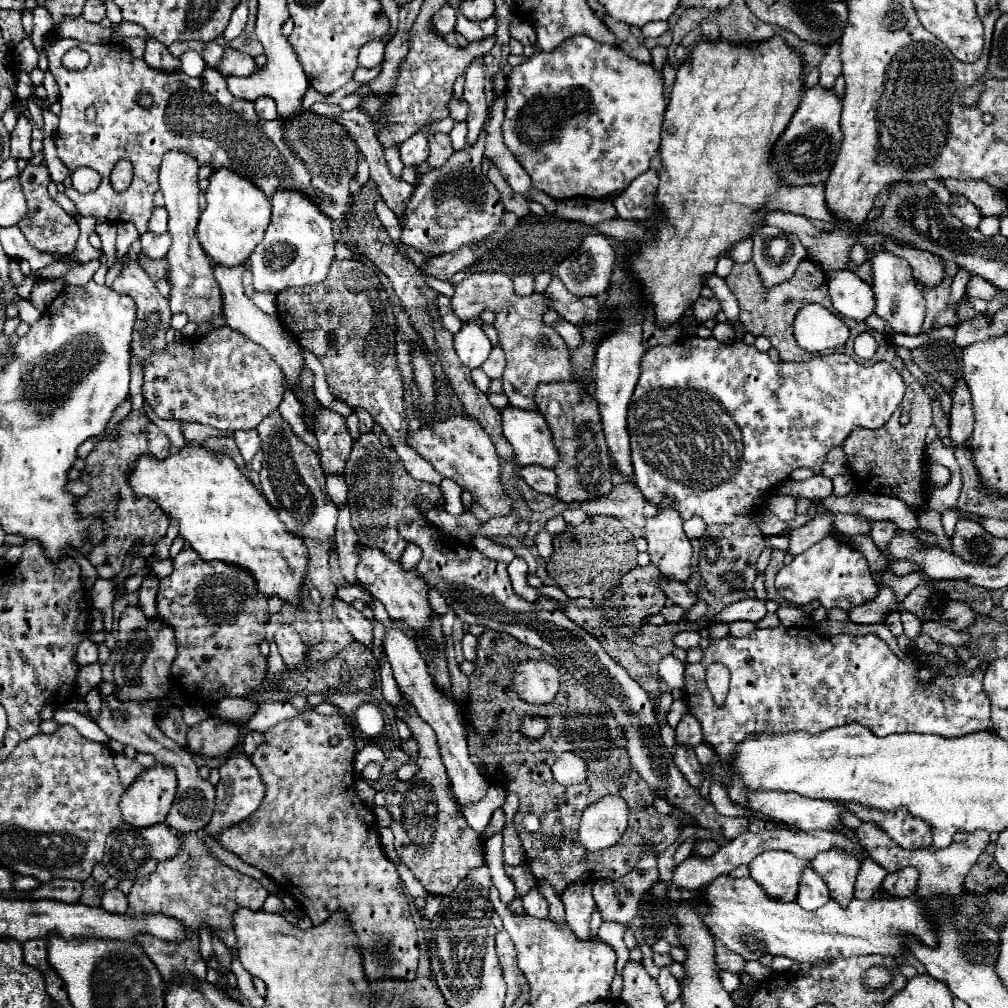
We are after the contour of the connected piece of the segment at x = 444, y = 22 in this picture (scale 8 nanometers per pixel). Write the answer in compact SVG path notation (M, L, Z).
M442 6L442 10L436 12L430 22L430 30L440 36L450 34L454 30L454 26L456 26L456 12L450 6Z

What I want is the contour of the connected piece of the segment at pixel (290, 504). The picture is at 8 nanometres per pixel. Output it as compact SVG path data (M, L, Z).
M272 412L268 418L264 418L256 432L260 434L260 448L264 452L264 464L260 470L262 492L278 510L280 520L300 538L330 540L334 536L338 508L326 494L326 480L318 454L294 434L294 430L282 420L280 412Z

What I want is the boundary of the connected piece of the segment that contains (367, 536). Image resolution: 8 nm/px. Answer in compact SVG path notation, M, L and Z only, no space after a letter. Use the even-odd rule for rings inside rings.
M372 432L362 434L354 446L344 468L344 480L348 484L348 502L352 510L352 526L360 536L360 542L368 548L382 550L390 560L398 560L406 548L406 542L398 536L396 522L400 518L416 518L432 510L440 498L440 486L428 482L416 482L408 478L402 460L392 448L382 446Z

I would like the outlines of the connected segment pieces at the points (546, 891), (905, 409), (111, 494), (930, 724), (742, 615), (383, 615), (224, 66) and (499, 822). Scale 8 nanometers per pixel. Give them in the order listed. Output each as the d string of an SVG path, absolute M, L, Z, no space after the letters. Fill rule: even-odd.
M540 882L538 888L544 894L544 898L548 900L548 914L550 914L548 918L554 918L554 922L564 924L564 906L562 906L562 900L558 898L558 894L554 892L554 888L548 882Z
M844 319L850 328L851 336L846 343L839 348L839 351L848 356L858 359L853 349L853 339L861 332L870 332L876 342L878 342L878 352L874 354L872 360L856 360L860 364L872 365L875 362L888 362L892 364L902 376L904 376L904 384L906 384L906 404L900 404L898 410L894 412L894 416L878 430L854 430L854 434L850 434L850 438L842 444L842 450L846 454L852 478L856 482L856 486L864 492L872 492L872 494L894 494L894 498L900 498L912 512L918 512L926 506L928 502L928 490L926 488L926 474L924 474L924 450L926 450L926 430L932 424L932 402L930 396L926 394L924 386L908 372L906 364L902 362L902 358L896 354L896 350L892 348L892 344L880 334L880 332L872 331L864 324L864 322L854 322L854 320ZM902 414L910 416L908 426L900 426L898 418Z
M132 410L120 424L116 424L114 430L110 430L110 434L106 434L106 438L96 444L86 462L86 472L90 474L90 492L78 498L76 506L84 518L98 516L104 520L106 538L92 550L88 558L98 570L100 578L114 578L120 574L124 556L136 540L156 544L166 534L168 516L164 514L164 510L160 510L160 506L156 506L156 502L152 502L150 498L138 498L128 482L132 466L140 456L148 454L158 460L168 458L170 440L162 430L156 428L158 426L154 426L142 412Z
M766 628L754 630L750 636L734 638L726 636L720 640L710 640L710 646L704 650L704 658L698 664L686 664L684 674L684 694L690 708L690 714L702 724L704 740L720 752L720 758L732 754L732 746L738 746L748 736L764 734L786 734L794 730L804 730L808 734L820 734L824 730L858 722L864 724L876 736L900 734L900 732L918 732L918 734L938 734L944 738L958 738L964 734L974 734L976 730L992 730L990 720L990 702L984 694L982 678L984 672L978 668L968 672L962 662L958 662L956 648L942 644L938 656L954 662L958 666L956 676L946 676L938 666L906 654L904 658L896 656L884 640L878 636L848 636L838 634L836 638L822 638L810 628ZM708 664L724 664L730 670L730 692L722 706L716 706L712 694L706 686Z
M746 598L746 600L740 600L736 604L730 604L728 608L724 608L718 616L716 616L716 622L736 622L736 620L748 620L748 622L758 622L766 616L766 606L764 606L764 600L758 600L758 598Z
M372 600L370 608L374 610L374 620L378 620L378 622L382 622L386 626L384 652L386 652L388 664L392 666L392 674L396 678L396 684L398 684L400 692L416 708L418 716L426 724L430 724L432 730L436 732L436 740L438 740L438 746L440 746L442 762L446 766L446 772L448 772L448 778L452 782L452 788L454 788L454 794L456 794L458 802L468 806L468 804L474 804L474 802L482 800L490 786L488 786L486 778L478 772L478 768L470 762L466 730L464 730L464 724L462 724L462 714L460 714L458 704L450 696L440 694L440 690L436 690L436 684L432 682L432 676L428 674L428 666L426 666L424 658L420 658L420 652L416 650L416 642L406 632L390 626L390 618L388 618L388 612L384 610L382 602Z
M224 48L224 56L222 56L220 64L218 64L218 70L224 76L250 76L258 68L256 68L252 56L244 54L244 52Z
M498 808L498 810L492 814L492 820L490 820L490 824L486 826L486 830L484 830L484 832L486 832L486 838L490 838L492 834L500 832L502 826L504 826L504 810Z

